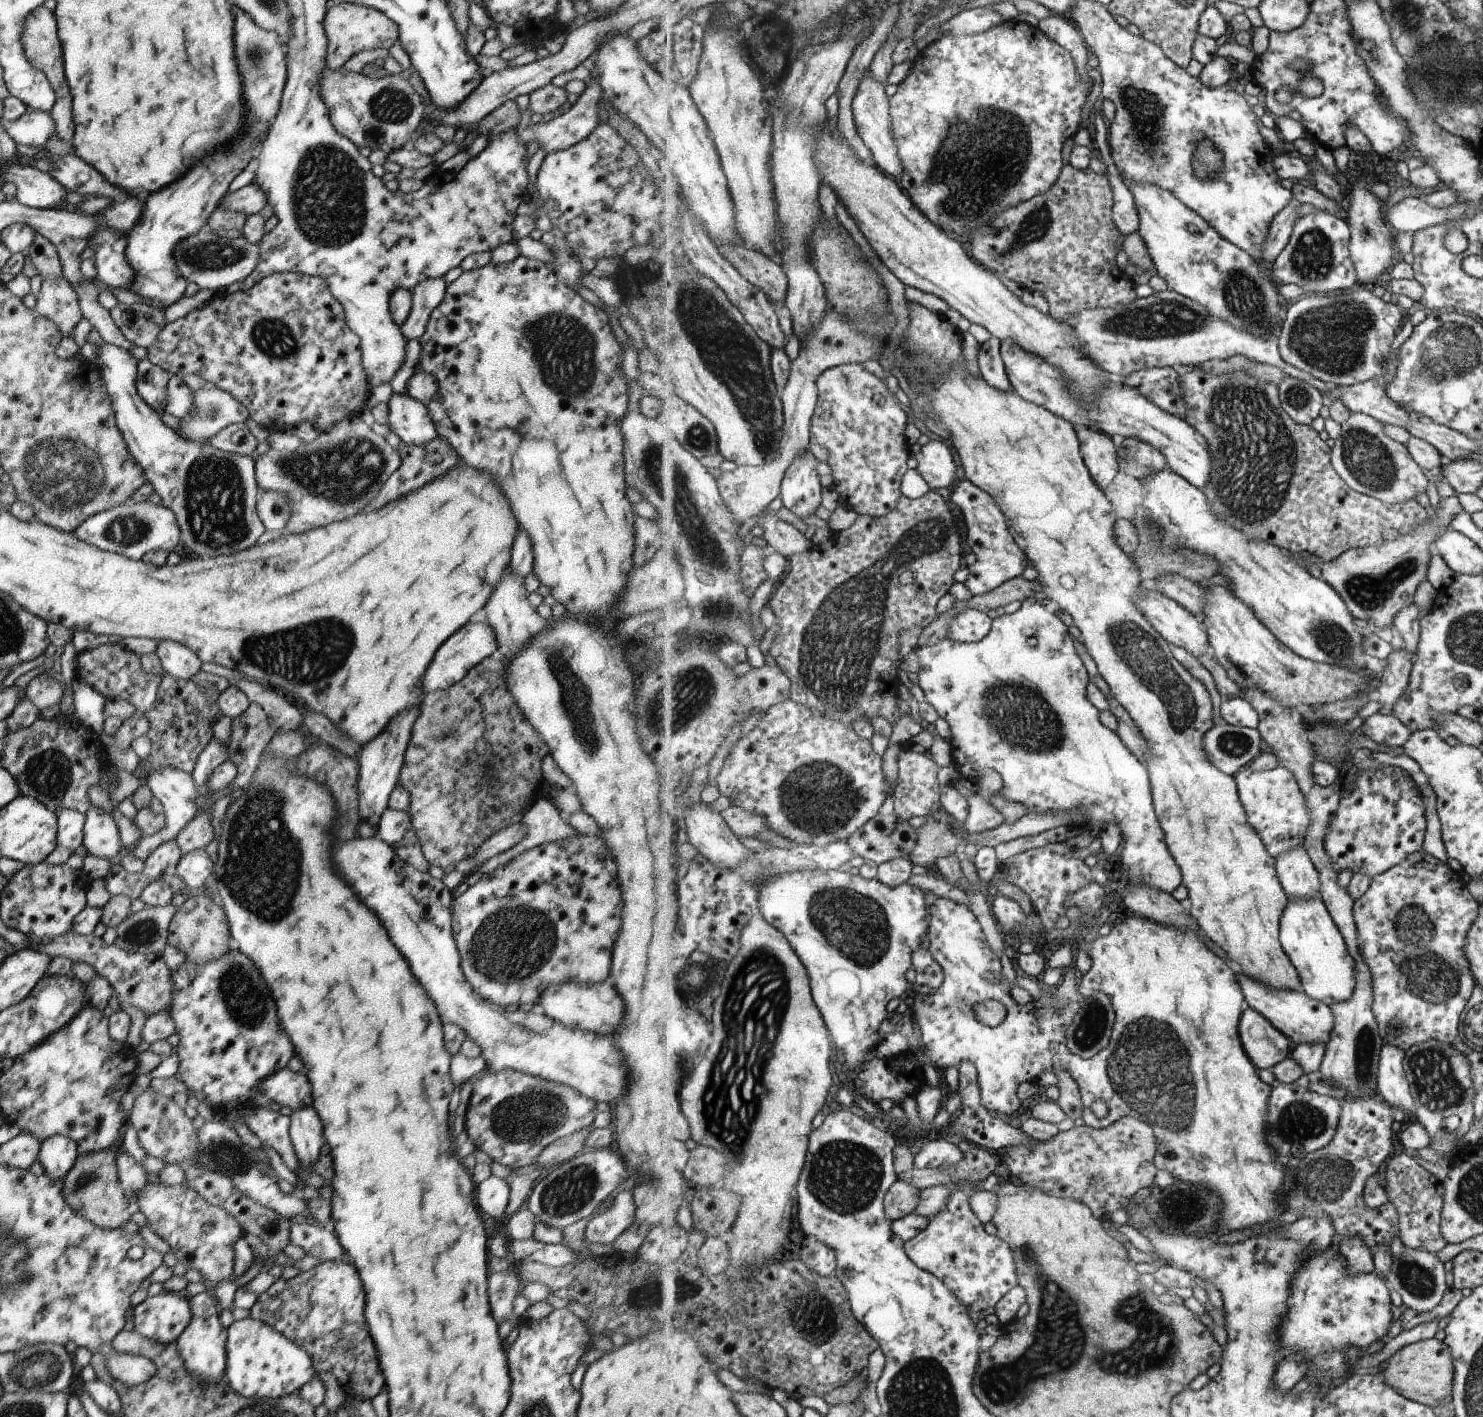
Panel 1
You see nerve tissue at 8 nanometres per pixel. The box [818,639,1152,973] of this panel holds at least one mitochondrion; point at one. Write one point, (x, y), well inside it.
(1020, 714)

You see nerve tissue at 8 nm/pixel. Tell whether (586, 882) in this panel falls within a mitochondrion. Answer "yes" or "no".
no

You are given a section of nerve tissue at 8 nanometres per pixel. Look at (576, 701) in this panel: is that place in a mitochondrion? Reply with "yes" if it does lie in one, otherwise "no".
yes

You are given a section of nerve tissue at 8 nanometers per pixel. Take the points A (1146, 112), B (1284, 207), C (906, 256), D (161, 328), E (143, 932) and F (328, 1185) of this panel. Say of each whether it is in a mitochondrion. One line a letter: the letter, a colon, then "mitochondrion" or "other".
A: mitochondrion
B: other
C: other
D: other
E: mitochondrion
F: other

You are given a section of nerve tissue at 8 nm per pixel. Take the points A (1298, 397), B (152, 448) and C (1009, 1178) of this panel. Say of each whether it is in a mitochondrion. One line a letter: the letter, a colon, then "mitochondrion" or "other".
A: mitochondrion
B: other
C: other

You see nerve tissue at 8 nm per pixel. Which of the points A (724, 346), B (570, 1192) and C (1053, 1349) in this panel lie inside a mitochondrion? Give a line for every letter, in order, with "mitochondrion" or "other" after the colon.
A: mitochondrion
B: mitochondrion
C: mitochondrion

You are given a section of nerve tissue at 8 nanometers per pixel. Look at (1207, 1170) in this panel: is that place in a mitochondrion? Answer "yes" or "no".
no

